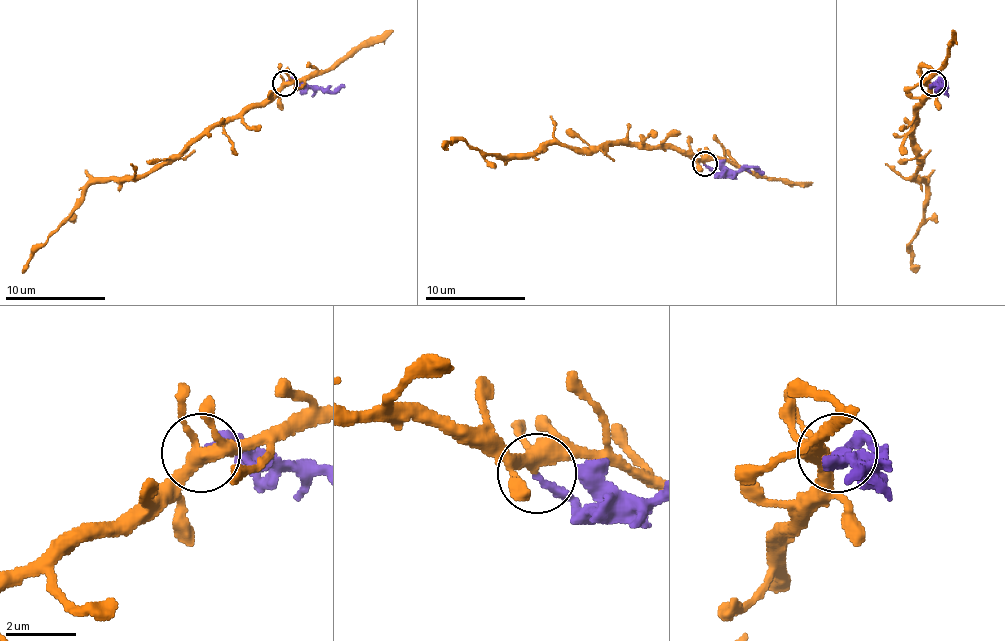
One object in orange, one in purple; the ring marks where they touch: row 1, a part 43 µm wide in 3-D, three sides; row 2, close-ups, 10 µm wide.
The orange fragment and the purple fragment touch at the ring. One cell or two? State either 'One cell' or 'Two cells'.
Two cells

